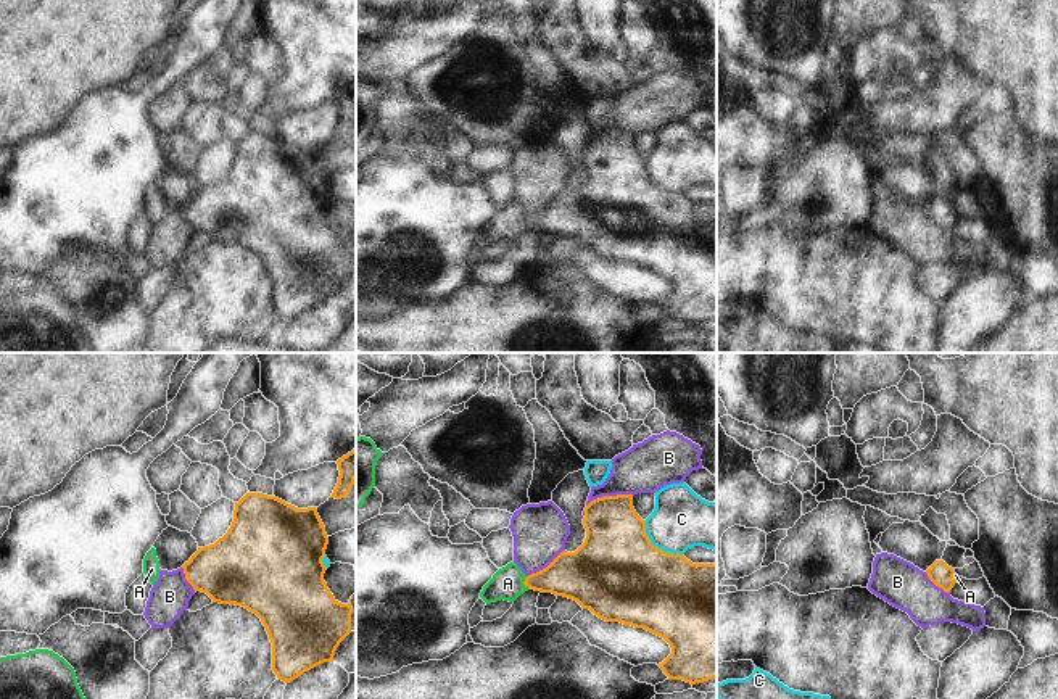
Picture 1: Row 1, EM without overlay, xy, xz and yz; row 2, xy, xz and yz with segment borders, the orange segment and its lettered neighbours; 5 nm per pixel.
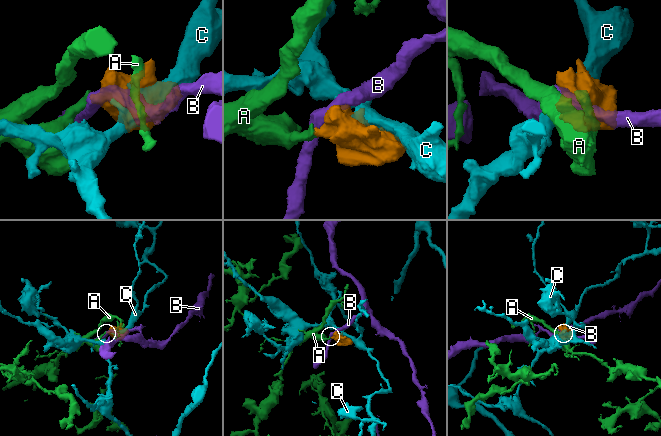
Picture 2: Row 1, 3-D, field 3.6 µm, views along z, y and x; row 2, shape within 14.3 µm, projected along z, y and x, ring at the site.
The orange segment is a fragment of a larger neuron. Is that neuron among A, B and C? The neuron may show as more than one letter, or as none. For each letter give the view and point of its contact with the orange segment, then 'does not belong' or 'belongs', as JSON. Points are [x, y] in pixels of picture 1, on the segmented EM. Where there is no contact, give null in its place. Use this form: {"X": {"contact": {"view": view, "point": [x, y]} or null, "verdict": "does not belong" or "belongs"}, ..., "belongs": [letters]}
{"A": {"contact": {"view": "xz", "point": [524, 583]}, "verdict": "belongs"}, "B": {"contact": {"view": "xz", "point": [609, 496]}, "verdict": "does not belong"}, "C": {"contact": {"view": "xz", "point": [656, 546]}, "verdict": "does not belong"}, "belongs": ["A"]}

